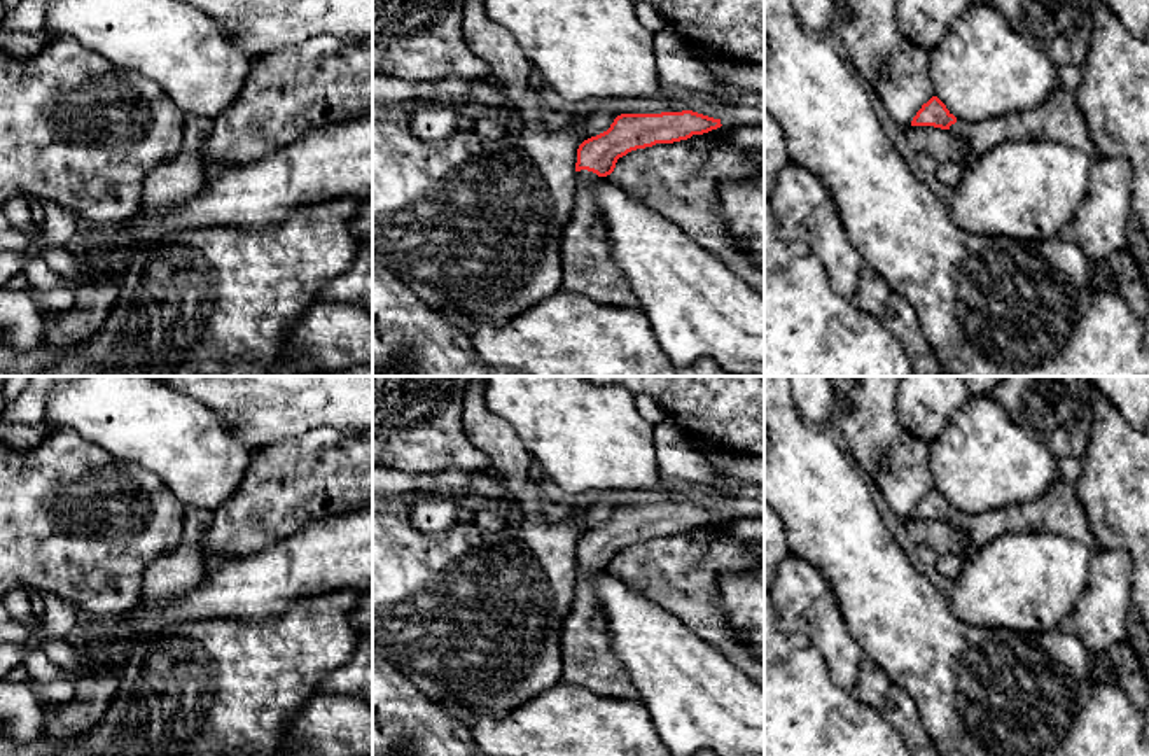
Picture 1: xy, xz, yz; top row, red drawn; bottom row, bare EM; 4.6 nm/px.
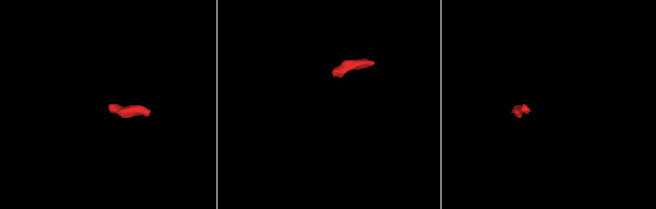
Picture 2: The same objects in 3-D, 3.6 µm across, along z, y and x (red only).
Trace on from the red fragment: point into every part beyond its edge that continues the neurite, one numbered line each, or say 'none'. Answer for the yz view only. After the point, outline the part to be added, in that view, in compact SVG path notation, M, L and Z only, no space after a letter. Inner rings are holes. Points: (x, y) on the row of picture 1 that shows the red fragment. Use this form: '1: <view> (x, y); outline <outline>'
1: yz (1058, 119); outline M1063 65L1058 66L1055 88L1041 107L979 122L957 119L950 131L962 136L969 145L965 163L972 161L983 149L995 147L1006 140L1060 142L1097 159L1098 152L1076 98L1079 84L1081 68Z

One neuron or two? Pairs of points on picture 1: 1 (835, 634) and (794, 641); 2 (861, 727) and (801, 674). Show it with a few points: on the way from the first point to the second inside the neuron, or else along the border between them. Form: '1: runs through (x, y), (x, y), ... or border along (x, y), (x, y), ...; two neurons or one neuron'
1: border along (782, 630), (803, 634), (810, 643); two neurons
2: runs through (847, 720), (815, 688); one neuron

